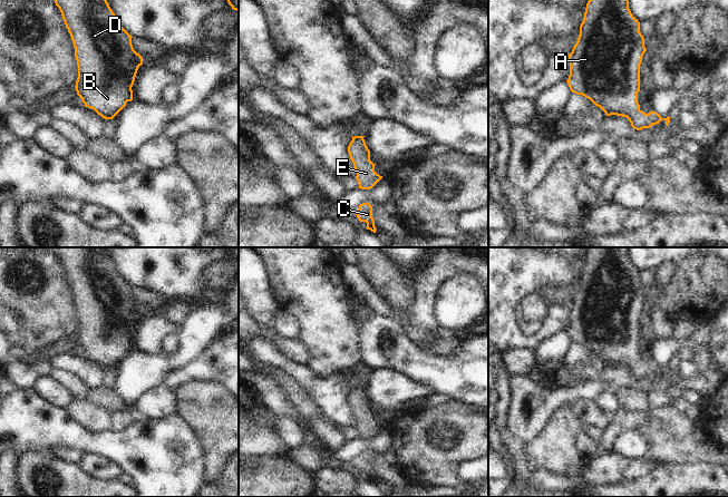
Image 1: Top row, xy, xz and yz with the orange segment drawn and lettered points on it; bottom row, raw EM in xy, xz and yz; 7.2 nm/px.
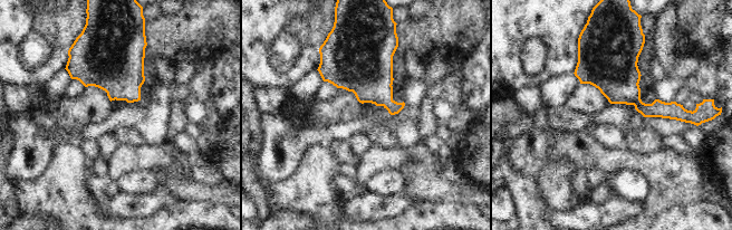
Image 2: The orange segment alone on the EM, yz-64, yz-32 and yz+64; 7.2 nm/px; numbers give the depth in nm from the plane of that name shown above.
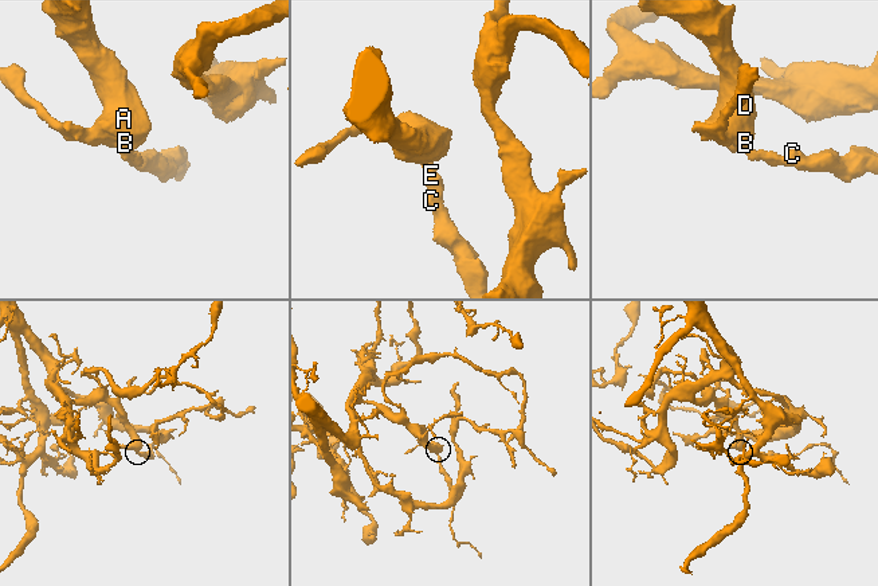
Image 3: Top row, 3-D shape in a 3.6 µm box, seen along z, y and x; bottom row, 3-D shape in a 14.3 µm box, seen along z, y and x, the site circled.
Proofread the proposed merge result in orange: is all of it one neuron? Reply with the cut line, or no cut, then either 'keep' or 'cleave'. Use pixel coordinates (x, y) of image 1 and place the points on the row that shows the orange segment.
no cut | keep

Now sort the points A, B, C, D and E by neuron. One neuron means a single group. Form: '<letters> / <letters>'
A B C D E

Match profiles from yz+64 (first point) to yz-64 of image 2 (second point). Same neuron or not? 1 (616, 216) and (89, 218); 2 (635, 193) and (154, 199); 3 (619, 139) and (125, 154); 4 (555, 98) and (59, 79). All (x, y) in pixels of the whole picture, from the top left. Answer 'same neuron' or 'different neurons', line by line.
1: different neurons
2: different neurons
3: different neurons
4: same neuron

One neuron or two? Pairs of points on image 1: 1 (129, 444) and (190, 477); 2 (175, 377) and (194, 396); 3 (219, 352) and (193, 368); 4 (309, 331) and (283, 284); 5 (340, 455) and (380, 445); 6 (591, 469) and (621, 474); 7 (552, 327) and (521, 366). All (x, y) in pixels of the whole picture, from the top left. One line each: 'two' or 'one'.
1: one
2: two
3: one
4: one
5: one
6: one
7: two

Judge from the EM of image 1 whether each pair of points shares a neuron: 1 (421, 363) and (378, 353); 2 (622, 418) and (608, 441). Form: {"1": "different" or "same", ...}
{"1": "same", "2": "same"}

